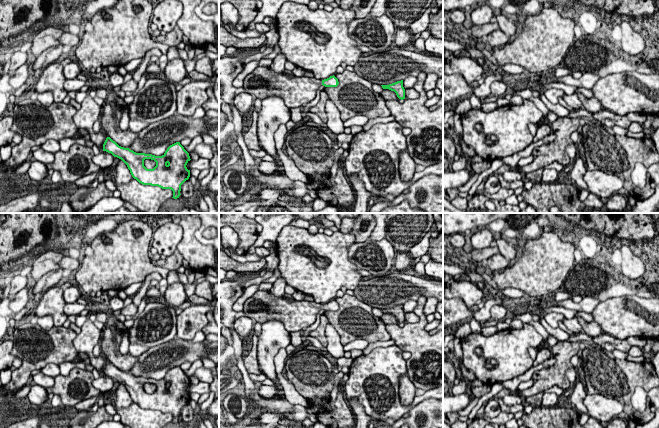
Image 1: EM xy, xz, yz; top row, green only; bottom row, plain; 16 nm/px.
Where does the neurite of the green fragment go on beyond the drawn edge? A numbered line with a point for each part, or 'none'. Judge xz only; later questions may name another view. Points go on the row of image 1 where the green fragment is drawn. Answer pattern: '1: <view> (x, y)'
1: xz (262, 82)

